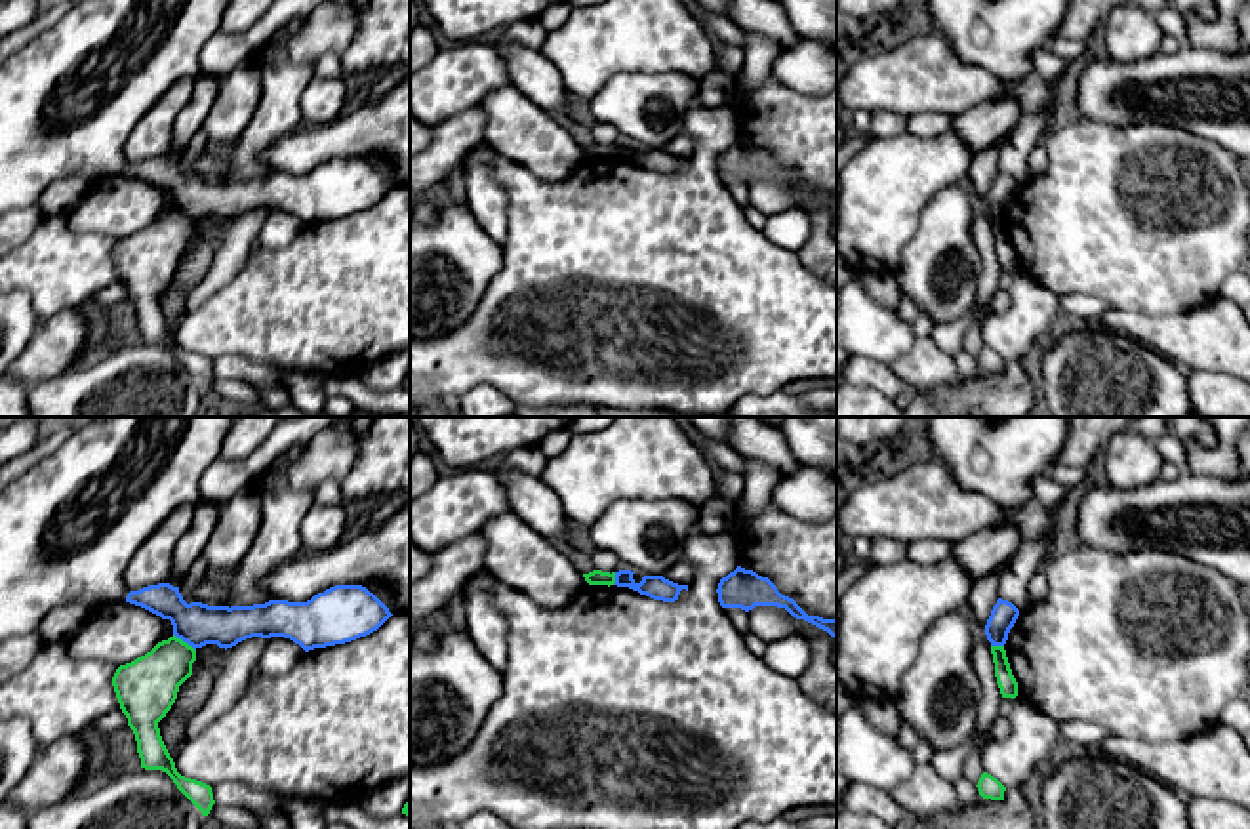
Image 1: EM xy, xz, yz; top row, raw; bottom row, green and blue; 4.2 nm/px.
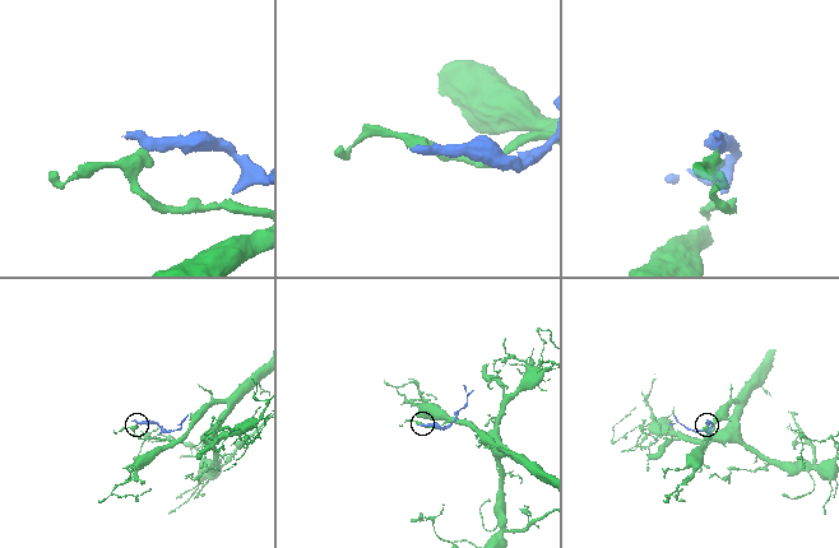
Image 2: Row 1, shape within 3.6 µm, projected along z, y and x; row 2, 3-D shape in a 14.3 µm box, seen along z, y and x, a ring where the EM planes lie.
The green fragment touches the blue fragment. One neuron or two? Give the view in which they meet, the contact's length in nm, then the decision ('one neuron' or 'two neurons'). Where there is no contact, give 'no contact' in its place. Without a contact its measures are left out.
xy | 120 nm | two neurons

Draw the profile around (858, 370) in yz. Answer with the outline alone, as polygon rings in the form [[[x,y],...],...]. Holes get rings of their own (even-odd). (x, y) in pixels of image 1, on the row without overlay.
[[[850,354],[842,372],[842,383],[869,387],[894,400],[909,398],[917,389],[903,383],[888,364],[865,356]]]

